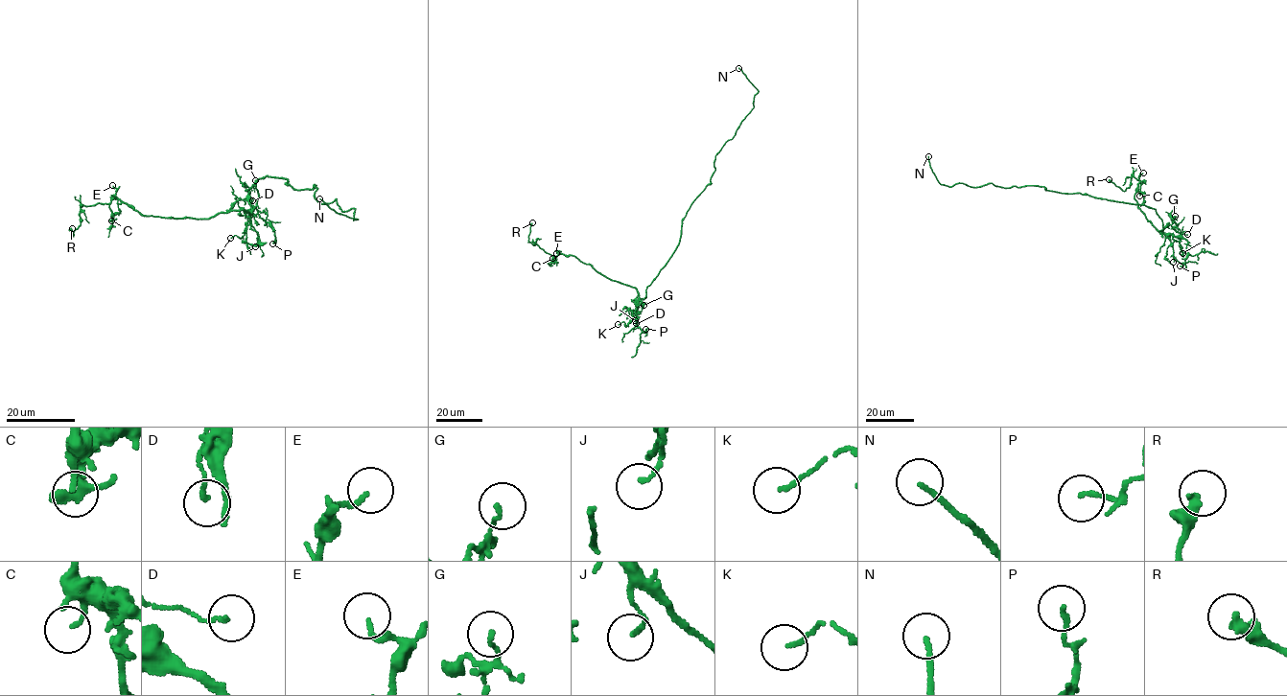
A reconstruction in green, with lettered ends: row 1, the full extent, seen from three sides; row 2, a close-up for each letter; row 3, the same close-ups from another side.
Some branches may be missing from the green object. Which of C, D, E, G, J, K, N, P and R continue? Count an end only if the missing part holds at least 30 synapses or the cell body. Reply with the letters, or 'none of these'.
N

